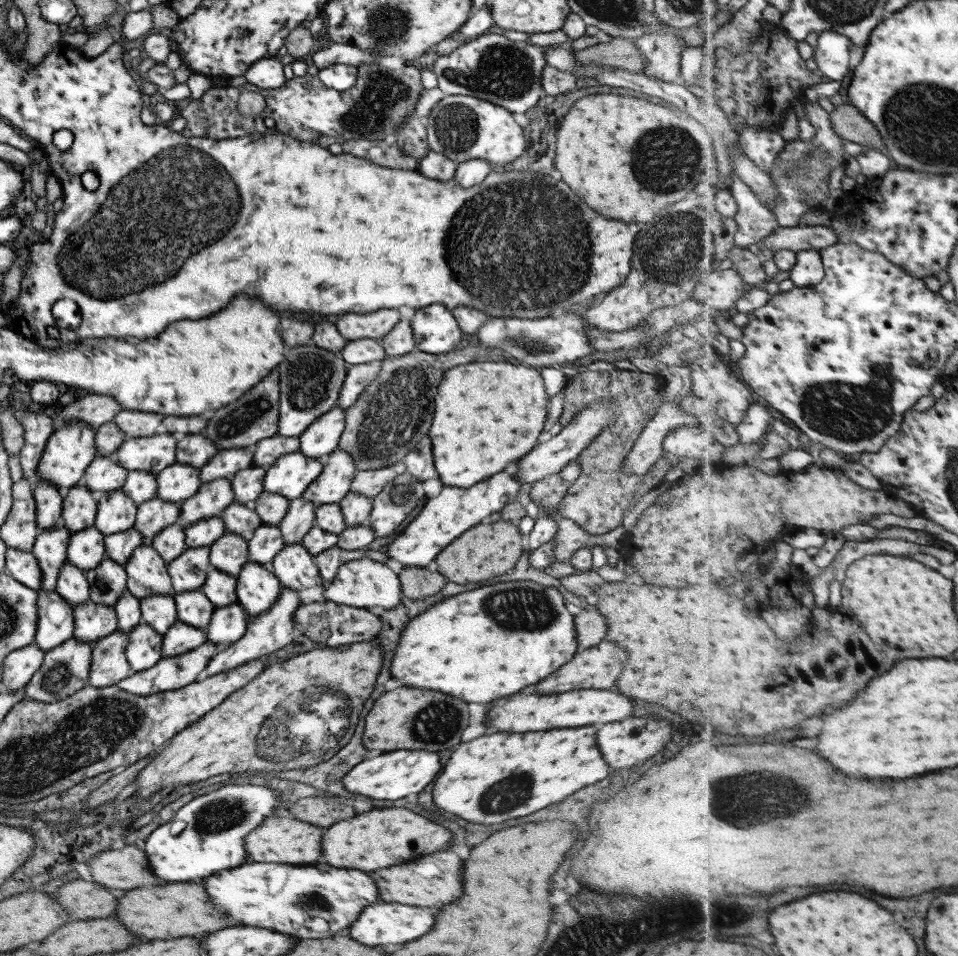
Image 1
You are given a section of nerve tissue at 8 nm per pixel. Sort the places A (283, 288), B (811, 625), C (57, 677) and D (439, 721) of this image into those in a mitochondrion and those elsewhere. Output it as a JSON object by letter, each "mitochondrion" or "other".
{"A":"other","B":"other","C":"mitochondrion","D":"mitochondrion"}

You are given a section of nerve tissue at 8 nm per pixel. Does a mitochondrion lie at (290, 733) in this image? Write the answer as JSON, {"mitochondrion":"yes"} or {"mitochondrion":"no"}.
{"mitochondrion":"yes"}

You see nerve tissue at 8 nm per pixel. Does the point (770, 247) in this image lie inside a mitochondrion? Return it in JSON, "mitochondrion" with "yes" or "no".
{"mitochondrion":"no"}

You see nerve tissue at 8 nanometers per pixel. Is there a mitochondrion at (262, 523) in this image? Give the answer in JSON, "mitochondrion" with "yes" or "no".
{"mitochondrion":"no"}

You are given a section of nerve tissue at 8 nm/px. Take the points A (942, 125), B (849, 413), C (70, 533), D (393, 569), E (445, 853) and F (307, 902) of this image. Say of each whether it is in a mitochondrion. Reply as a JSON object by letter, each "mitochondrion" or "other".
{"A":"mitochondrion","B":"mitochondrion","C":"other","D":"other","E":"other","F":"mitochondrion"}

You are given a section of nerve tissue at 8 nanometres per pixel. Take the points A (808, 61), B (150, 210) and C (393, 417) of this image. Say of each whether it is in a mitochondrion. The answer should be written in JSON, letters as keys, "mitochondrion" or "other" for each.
{"A":"other","B":"mitochondrion","C":"mitochondrion"}

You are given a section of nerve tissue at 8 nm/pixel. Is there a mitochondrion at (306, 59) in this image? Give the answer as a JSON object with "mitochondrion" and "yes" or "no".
{"mitochondrion":"no"}

